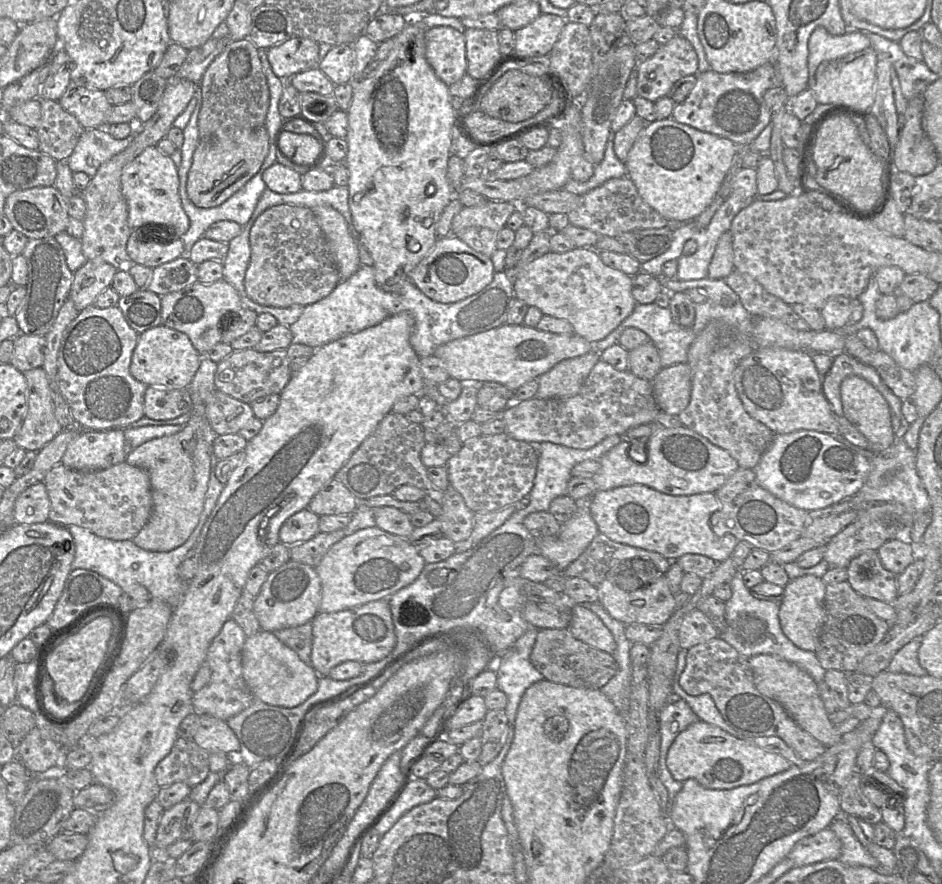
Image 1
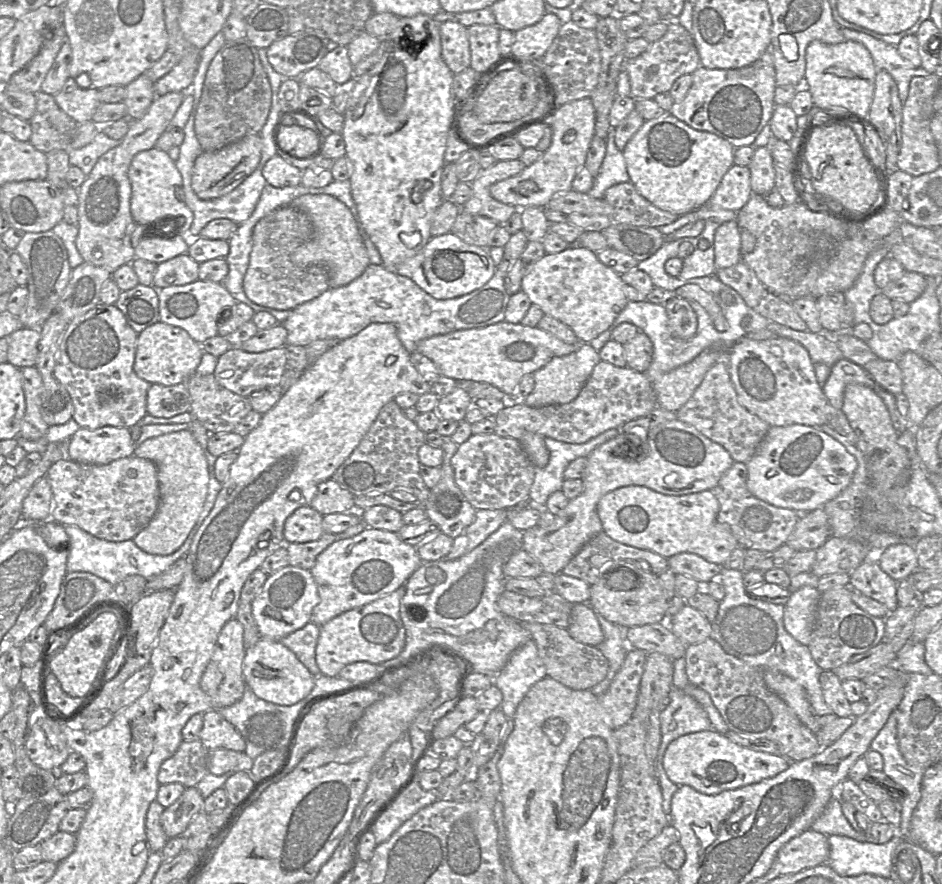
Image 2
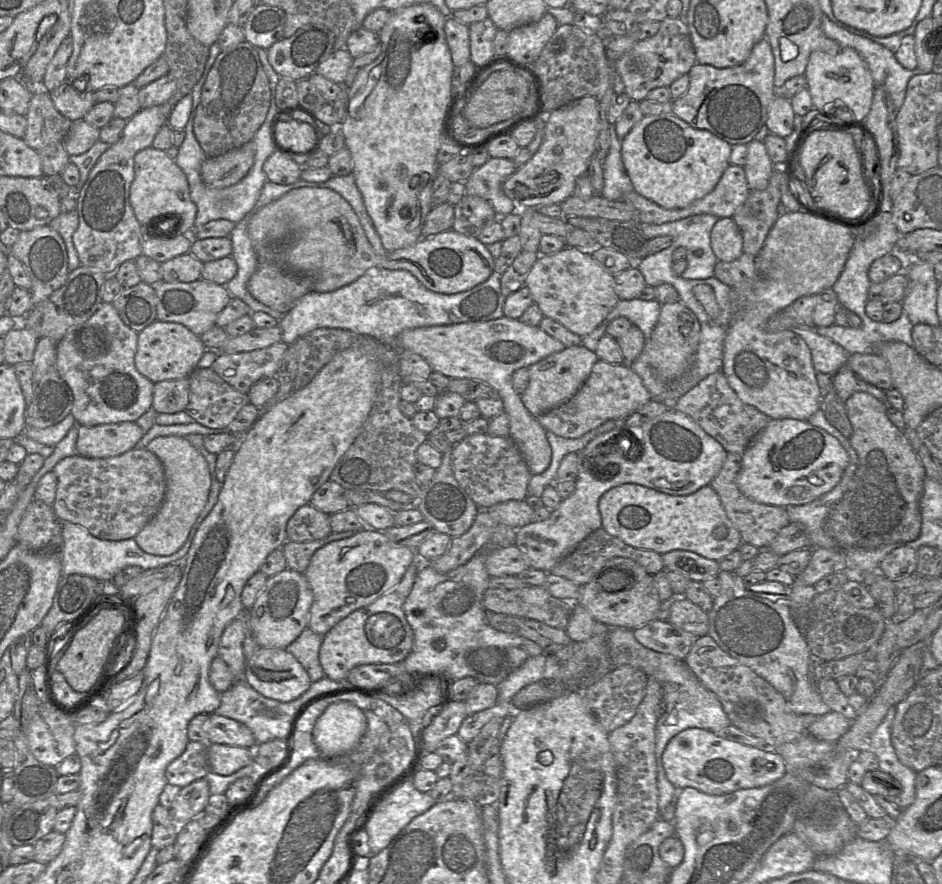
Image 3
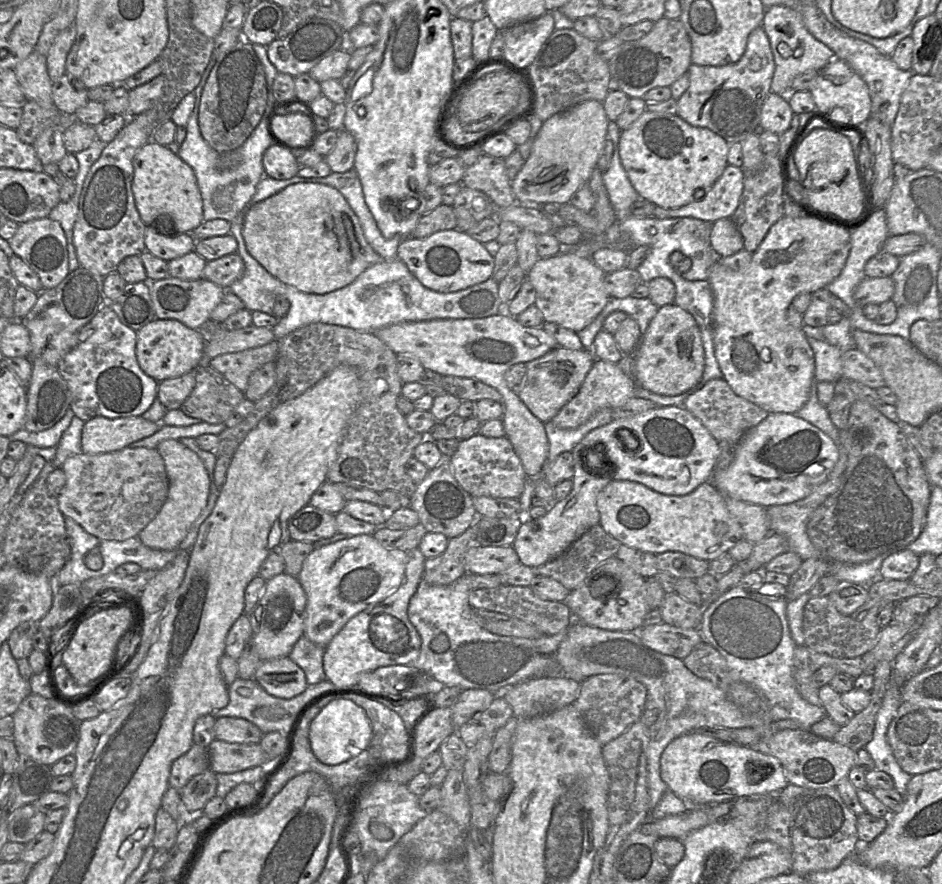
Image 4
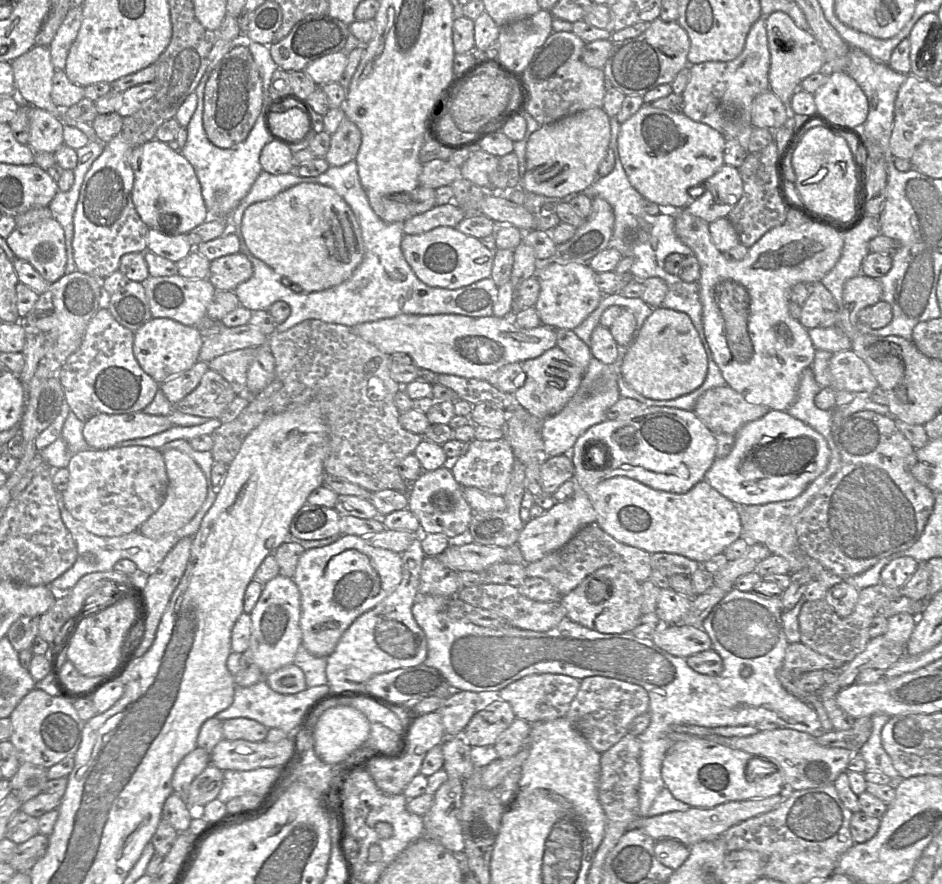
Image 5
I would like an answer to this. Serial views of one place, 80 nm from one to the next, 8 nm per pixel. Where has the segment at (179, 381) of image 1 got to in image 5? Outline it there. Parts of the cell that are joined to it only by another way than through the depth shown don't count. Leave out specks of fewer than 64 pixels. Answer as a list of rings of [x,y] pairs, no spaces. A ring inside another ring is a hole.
[[[152,318],[134,332],[133,353],[143,371],[161,385],[187,371],[199,360],[203,341],[194,326],[170,318]]]

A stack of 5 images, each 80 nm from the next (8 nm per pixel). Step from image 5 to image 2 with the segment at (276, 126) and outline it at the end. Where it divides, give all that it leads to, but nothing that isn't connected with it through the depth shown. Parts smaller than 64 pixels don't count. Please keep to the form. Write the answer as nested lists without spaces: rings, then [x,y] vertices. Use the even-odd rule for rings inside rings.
[[[283,125],[278,131],[278,149],[295,158],[308,158],[316,146],[317,135],[303,125]]]

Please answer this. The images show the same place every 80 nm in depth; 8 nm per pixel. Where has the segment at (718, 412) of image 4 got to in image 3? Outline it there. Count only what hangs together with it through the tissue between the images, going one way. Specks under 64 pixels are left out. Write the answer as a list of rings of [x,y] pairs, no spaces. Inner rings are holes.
[[[722,371],[715,372],[704,378],[688,393],[680,397],[673,409],[689,416],[707,434],[717,440],[727,453],[731,452],[738,455],[745,452],[754,437],[770,421],[767,415],[739,399]]]

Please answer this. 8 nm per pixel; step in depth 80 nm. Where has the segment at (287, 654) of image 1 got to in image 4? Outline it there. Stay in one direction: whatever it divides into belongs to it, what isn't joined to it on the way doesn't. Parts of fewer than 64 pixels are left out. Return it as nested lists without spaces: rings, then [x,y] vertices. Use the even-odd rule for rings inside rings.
[[[289,656],[262,661],[254,680],[268,694],[281,699],[294,698],[308,686],[303,670]]]

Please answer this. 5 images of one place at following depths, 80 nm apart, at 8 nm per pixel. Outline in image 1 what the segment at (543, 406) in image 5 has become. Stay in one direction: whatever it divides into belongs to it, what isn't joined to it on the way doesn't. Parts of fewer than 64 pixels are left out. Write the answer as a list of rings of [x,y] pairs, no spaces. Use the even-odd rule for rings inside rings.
[[[594,349],[559,362],[537,379],[539,388],[534,398],[569,398],[576,395],[599,360],[600,353]]]

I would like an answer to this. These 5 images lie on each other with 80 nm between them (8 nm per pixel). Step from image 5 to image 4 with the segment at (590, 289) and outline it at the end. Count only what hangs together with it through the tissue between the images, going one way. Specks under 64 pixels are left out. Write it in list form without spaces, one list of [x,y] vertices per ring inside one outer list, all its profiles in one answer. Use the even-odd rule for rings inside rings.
[[[561,251],[549,258],[539,258],[527,273],[527,280],[535,289],[535,305],[542,312],[544,322],[556,323],[578,333],[591,324],[611,298],[605,287],[605,275],[591,258]]]

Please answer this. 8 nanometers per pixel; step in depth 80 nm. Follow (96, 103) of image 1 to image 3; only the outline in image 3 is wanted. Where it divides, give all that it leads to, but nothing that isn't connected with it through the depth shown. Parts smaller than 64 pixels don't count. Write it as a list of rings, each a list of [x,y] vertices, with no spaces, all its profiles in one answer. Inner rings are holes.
[[[65,80],[49,95],[55,108],[71,122],[83,119],[96,103],[93,92],[78,92]]]

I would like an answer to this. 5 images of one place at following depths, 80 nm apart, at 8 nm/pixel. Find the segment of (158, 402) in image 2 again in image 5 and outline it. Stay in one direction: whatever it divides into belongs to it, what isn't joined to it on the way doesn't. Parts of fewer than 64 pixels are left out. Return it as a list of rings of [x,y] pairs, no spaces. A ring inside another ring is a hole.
[[[198,360],[187,371],[172,377],[159,386],[171,404],[176,404],[192,392],[209,369],[208,362]]]

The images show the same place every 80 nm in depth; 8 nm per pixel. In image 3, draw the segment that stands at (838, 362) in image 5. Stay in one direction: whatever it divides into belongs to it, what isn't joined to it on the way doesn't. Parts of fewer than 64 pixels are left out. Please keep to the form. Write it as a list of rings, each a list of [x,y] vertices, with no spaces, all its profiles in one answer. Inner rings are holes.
[[[851,354],[846,365],[862,380],[883,391],[893,388],[889,365],[877,354]]]

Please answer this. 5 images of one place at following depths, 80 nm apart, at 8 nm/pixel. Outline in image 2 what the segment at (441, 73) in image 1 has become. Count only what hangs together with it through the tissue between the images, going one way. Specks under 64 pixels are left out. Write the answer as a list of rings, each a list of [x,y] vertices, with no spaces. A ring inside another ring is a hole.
[[[457,21],[439,25],[441,57],[453,74],[470,66],[470,48],[467,27]]]

